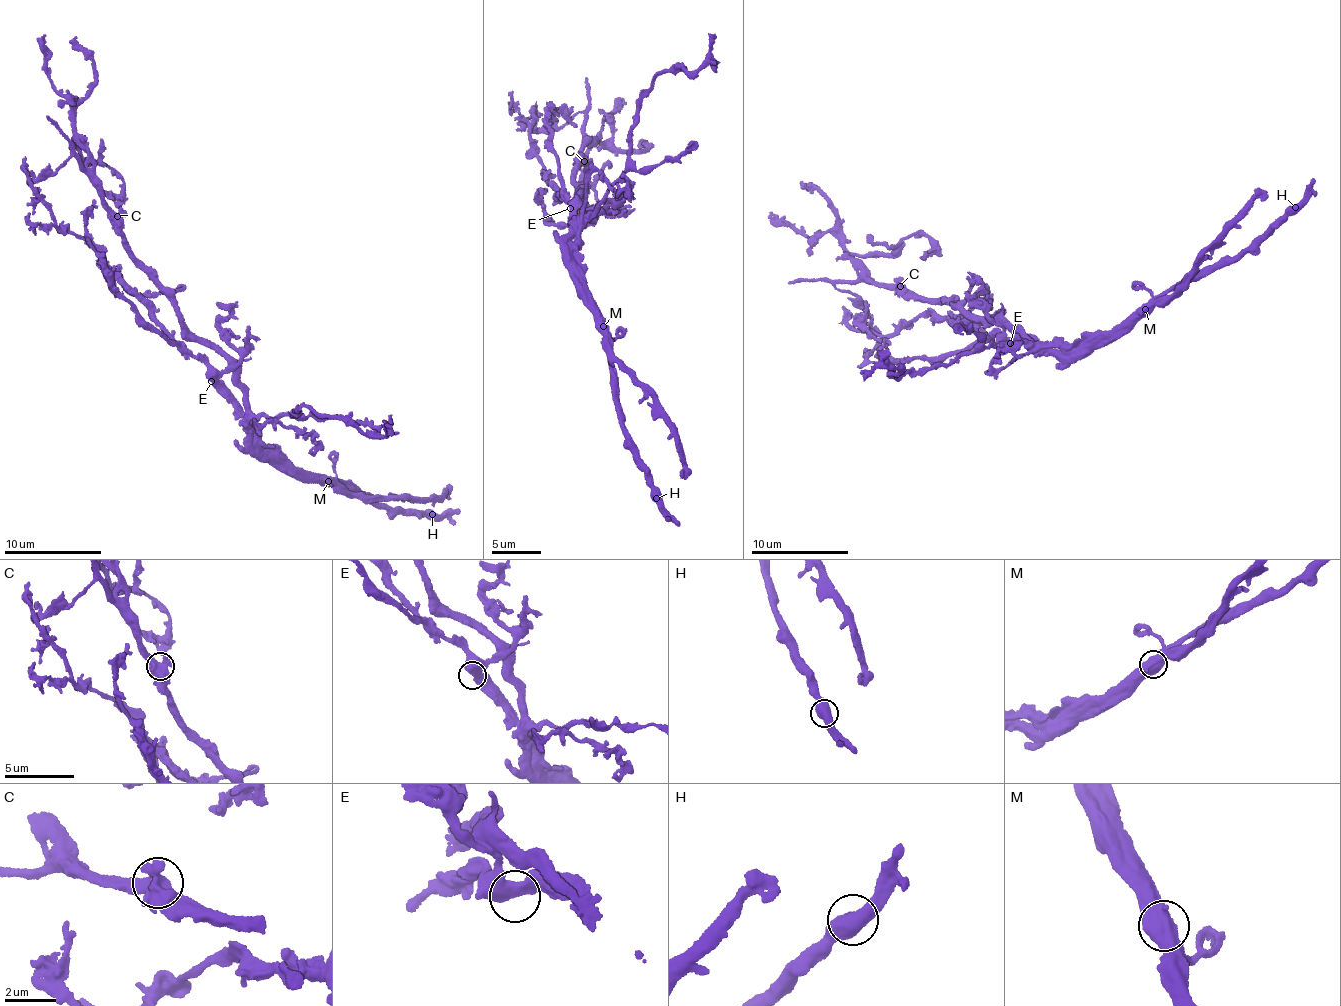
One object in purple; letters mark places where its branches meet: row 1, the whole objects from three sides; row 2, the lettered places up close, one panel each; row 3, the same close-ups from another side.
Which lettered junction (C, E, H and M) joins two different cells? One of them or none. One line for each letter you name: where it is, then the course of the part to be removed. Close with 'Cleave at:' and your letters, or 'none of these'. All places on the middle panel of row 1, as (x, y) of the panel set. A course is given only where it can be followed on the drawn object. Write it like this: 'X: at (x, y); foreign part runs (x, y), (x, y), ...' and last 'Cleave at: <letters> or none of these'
M: at (603, 326); foreign part runs (603, 325), (577, 250), (579, 226), (571, 224), (577, 205), (561, 197), (535, 152), (534, 108), (542, 115)
Cleave at: M

